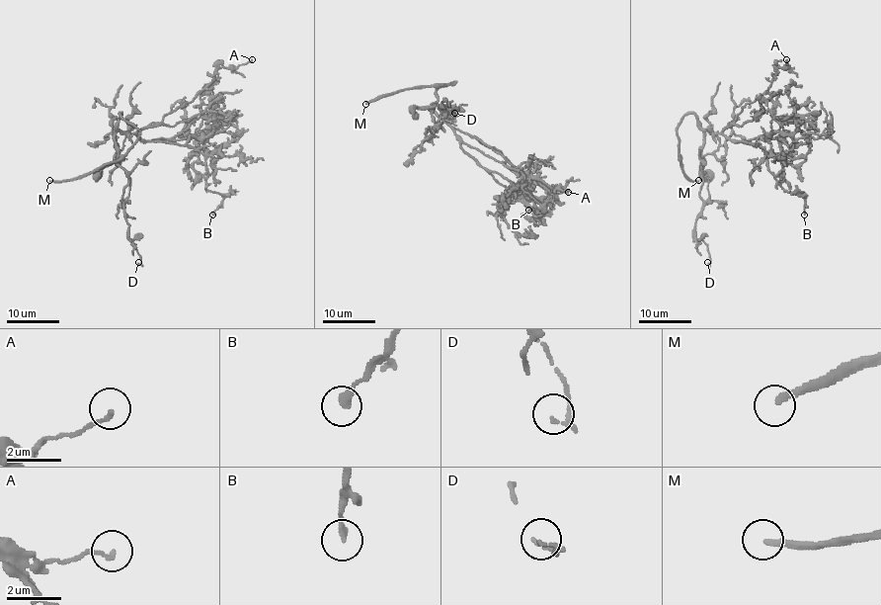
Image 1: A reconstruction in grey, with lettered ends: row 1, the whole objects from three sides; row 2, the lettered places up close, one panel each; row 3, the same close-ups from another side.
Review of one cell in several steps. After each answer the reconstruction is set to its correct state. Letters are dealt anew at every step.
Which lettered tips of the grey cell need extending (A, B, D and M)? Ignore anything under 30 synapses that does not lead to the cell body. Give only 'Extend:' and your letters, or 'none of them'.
Extend: M

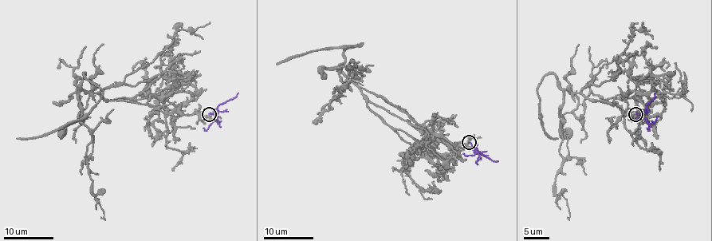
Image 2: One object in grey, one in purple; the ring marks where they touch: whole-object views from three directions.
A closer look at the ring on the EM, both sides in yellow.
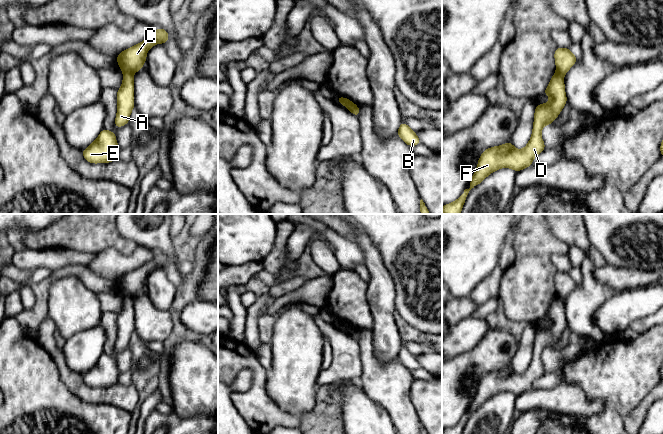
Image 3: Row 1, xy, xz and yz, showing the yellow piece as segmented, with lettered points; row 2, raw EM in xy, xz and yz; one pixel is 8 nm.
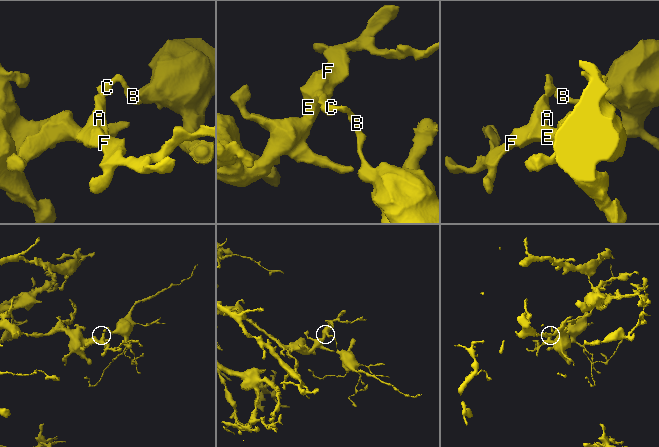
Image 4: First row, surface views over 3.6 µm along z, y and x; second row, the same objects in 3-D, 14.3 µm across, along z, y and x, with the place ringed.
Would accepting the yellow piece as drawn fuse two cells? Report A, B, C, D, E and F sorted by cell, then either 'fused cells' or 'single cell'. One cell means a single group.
groups A D E F / B C; fused cells

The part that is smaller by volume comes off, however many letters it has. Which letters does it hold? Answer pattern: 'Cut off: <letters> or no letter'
Cut off: B, C

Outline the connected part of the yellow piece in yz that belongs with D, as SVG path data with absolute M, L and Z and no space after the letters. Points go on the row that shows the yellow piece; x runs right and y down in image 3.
M556 71L543 94L550 96L551 100L536 106L532 136L525 148L518 150L511 142L507 142L483 151L477 169L470 180L470 188L465 189L455 202L444 205L442 207L444 214L460 214L469 191L492 172L503 167L512 168L518 172L531 166L535 156L546 147L541 137L542 128L553 123L567 103L563 75Z

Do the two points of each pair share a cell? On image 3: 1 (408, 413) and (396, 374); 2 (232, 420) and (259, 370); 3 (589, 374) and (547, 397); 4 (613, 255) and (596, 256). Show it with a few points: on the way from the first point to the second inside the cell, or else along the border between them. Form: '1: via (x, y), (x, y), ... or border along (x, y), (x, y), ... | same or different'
1: via (398, 403), (396, 401), (396, 384) | same
2: border along (231, 391), (231, 401), (240, 416), (247, 423) | different
3: border along (565, 382), (578, 386), (589, 399) | different
4: border along (591, 244), (608, 264) | different

